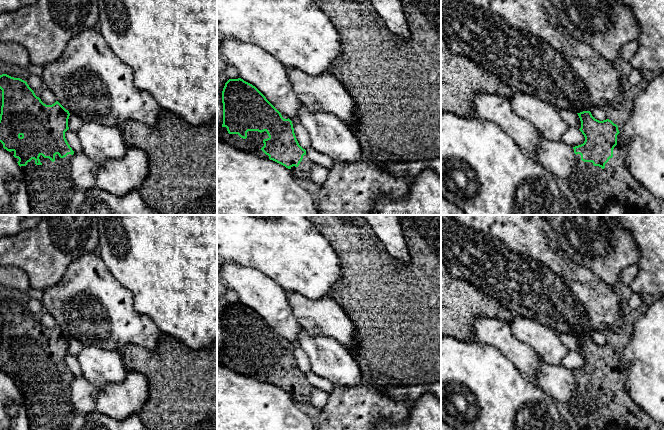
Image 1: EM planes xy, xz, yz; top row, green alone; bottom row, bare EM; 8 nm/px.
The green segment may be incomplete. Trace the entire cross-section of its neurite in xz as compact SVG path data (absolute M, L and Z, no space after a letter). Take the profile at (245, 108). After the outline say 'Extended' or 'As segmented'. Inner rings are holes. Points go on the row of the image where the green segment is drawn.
M241 78L229 79L222 91L223 124L217 136L243 152L273 160L290 169L295 177L310 178L312 162L295 136L292 121L281 114L252 84Z. Extended

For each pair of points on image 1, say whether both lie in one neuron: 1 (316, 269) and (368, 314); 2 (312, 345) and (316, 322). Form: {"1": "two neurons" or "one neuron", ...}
{"1": "two neurons", "2": "two neurons"}

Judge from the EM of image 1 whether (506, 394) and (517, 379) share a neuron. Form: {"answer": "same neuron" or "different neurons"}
{"answer": "same neuron"}

